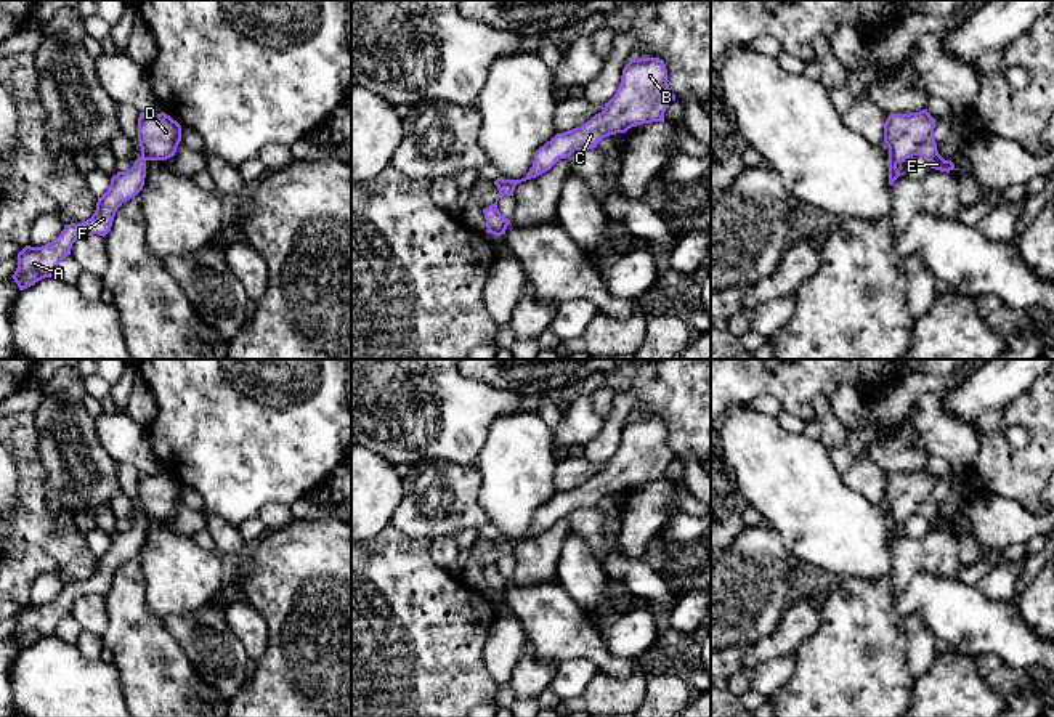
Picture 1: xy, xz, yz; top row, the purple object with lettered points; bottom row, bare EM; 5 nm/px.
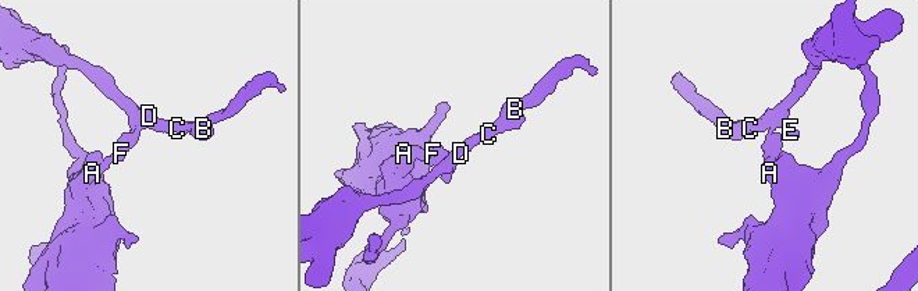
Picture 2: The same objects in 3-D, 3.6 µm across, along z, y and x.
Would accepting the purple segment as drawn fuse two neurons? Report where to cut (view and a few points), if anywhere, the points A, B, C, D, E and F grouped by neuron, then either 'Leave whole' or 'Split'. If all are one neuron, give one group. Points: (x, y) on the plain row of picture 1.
Split along yz (889, 517), (895, 523). Groups: A F / B C D E. Split

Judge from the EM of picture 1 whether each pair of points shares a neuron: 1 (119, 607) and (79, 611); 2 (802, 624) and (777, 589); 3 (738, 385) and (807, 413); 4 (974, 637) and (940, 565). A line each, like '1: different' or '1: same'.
1: different
2: different
3: same
4: different

